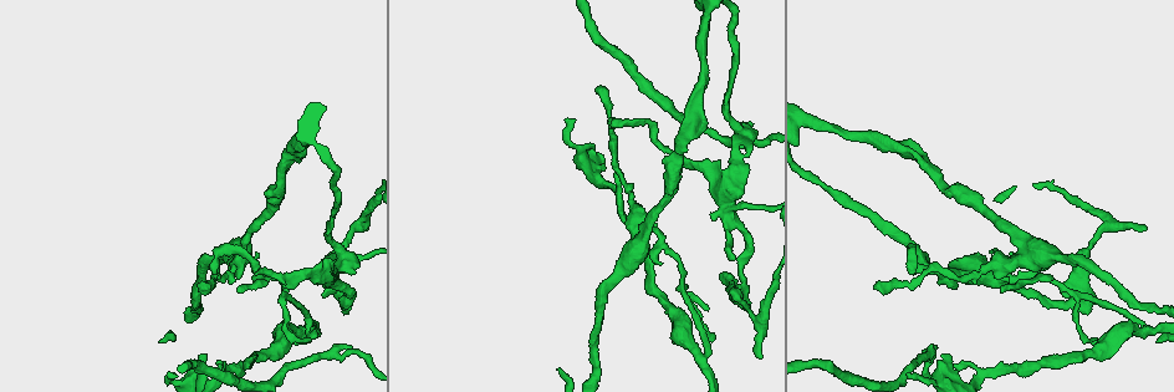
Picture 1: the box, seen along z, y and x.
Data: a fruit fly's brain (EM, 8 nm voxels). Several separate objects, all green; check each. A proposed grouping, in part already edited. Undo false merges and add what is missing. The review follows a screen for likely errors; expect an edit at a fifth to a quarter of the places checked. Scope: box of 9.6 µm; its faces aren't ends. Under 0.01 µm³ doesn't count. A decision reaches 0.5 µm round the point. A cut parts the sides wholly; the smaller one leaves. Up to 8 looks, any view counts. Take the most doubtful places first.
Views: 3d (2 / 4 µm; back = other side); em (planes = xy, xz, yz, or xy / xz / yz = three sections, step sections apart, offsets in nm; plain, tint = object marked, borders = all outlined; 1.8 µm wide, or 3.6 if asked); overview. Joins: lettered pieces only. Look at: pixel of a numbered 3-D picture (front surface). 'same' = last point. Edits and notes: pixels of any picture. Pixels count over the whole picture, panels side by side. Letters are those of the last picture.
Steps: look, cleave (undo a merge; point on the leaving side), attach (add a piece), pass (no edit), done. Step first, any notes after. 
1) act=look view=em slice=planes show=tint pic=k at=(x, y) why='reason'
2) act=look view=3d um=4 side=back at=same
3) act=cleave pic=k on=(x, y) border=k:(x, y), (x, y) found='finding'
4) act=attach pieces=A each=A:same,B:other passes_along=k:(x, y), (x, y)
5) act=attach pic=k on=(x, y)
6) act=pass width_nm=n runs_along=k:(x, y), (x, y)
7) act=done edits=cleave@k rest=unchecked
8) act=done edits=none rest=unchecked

act=look view=3d um=4 pic=1 at=(955, 366) why='free end'

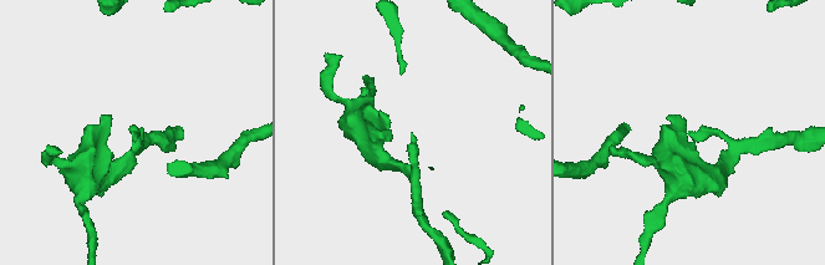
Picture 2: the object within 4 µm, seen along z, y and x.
act=look view=em slice=planes show=borders pic=2 at=(411, 134)

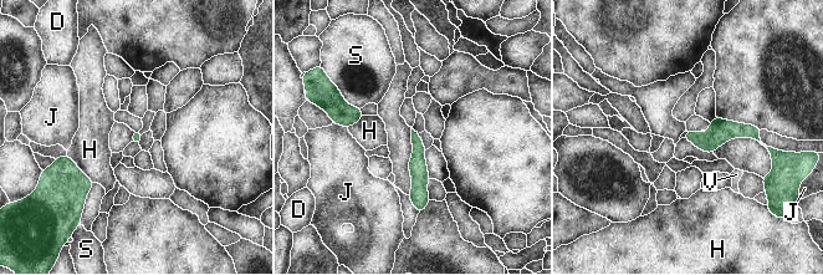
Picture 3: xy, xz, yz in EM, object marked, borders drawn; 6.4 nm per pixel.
act=pass each=D:other,H:other,J:other,S:other,V:other border=3:(67, 154), (93, 182) found='no lettered piece goes on from it'

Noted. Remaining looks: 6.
act=look view=3d um=4 pic=1 at=(340, 268) why='abrupt turn'

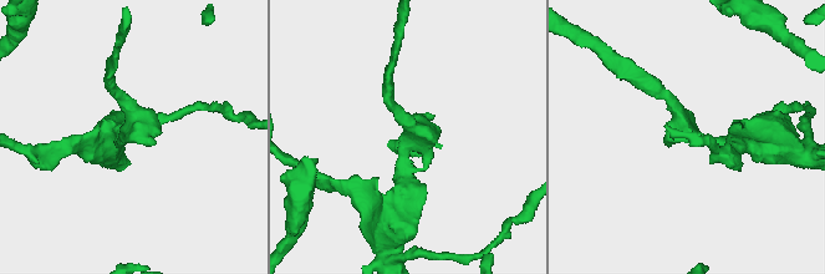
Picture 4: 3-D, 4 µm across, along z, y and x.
act=look view=em slice=planes show=tint pic=4 at=(128, 136) why='need the tissue'

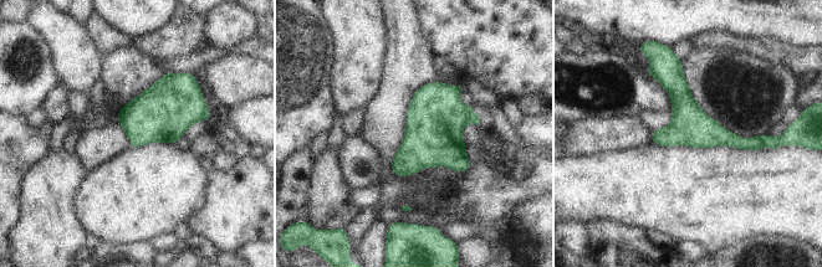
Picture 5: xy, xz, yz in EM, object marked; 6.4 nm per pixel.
act=look view=em slice=planes show=borders at=same why='what lies round it'

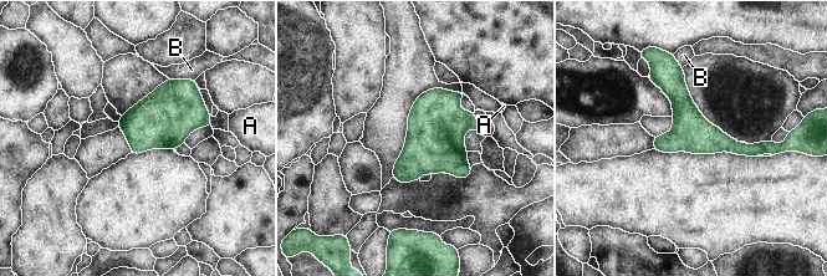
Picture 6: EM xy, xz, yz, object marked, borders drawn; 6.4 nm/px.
act=pass each=A:other,B:other runs_along=6:(654, 77), (714, 141), (769, 146) found='continuous, no second neuron'

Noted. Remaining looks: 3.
act=look view=3d um=4 pic=1 at=(596, 89) why='thin end'

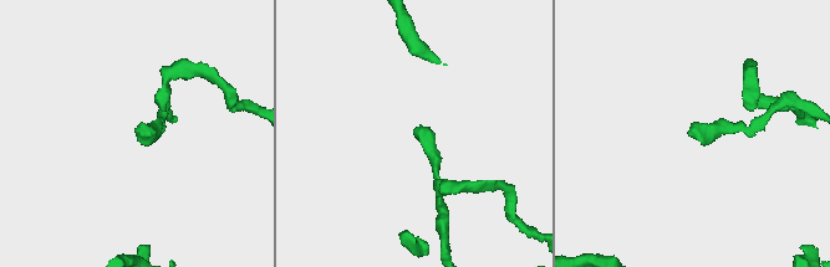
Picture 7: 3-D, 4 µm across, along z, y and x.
act=look view=em slice=xz step=4 show=tint pic=7 at=(416, 129) why='need the tissue'

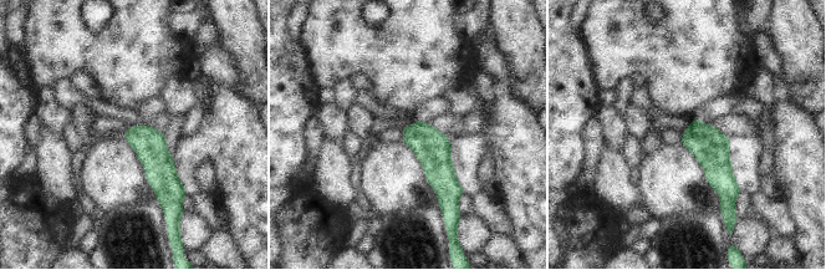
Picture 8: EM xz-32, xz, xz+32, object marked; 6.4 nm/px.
act=look view=em slice=yz step=16 show=borders at=same

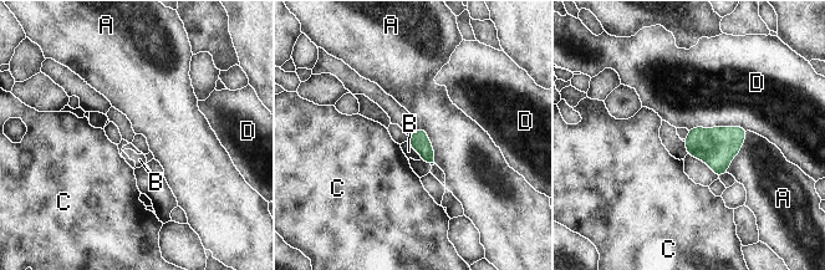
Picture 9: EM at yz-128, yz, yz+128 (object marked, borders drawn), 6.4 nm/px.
act=pass width_nm=120 each=A:other,B:other,C:other,D:other border=9:(408, 141), (422, 158) found='no lettered piece goes on from it'

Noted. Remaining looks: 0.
act=done edits=none rest=unchecked

